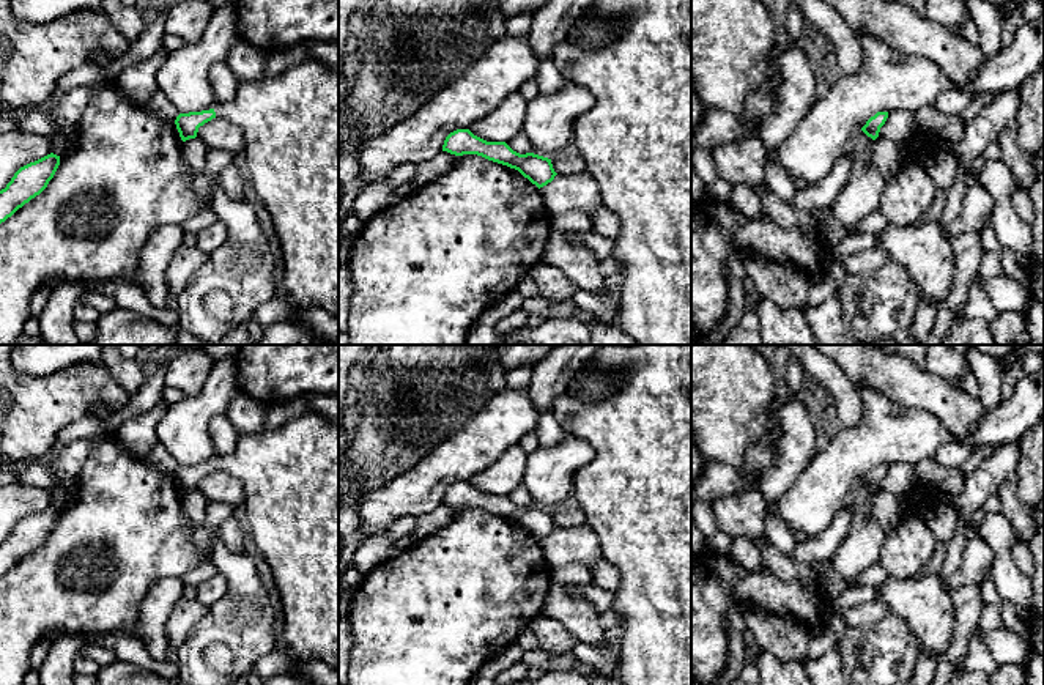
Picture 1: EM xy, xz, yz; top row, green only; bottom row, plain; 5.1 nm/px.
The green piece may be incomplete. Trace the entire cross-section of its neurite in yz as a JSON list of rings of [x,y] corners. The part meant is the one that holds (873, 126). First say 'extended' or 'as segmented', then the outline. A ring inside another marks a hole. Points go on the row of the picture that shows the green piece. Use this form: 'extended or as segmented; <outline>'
as segmented; [[[877,112],[874,117],[871,117],[866,124],[861,128],[861,131],[876,140],[879,137],[880,128],[885,124],[888,118],[888,112]]]

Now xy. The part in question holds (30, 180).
as segmented; [[[50,153],[20,167],[6,187],[0,191],[0,224],[39,195],[54,178],[58,165],[60,156]]]

